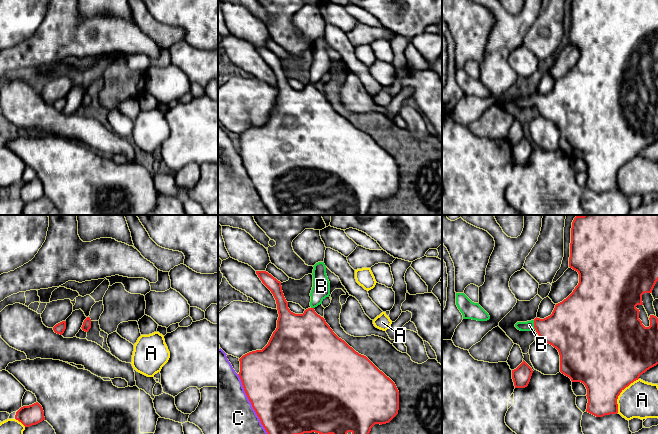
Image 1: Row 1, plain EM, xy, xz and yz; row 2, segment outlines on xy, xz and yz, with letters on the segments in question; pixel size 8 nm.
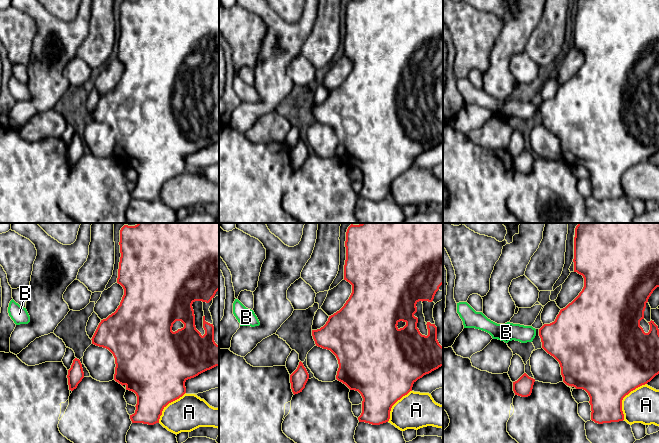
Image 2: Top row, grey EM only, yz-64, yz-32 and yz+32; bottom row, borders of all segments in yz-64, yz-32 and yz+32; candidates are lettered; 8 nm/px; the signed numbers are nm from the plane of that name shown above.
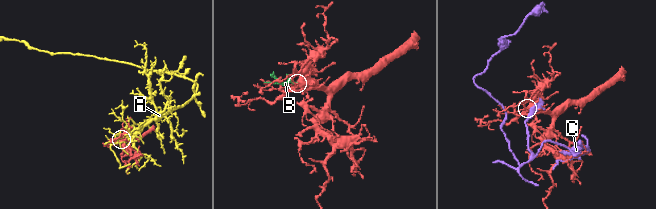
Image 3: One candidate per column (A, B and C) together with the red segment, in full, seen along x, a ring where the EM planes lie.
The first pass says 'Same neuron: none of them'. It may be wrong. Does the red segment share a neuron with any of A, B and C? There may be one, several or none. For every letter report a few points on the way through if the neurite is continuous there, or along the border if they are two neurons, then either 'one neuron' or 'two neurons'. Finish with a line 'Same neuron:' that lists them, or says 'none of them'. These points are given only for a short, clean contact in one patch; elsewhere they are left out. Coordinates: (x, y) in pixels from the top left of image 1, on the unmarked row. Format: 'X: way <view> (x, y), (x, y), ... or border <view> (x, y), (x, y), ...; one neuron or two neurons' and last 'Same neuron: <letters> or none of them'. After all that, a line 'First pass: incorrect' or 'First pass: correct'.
A: two neurons
B: way yz (565, 104), (534, 101), (529, 101); one neuron
C: two neurons
Same neuron: B
First pass: incorrect

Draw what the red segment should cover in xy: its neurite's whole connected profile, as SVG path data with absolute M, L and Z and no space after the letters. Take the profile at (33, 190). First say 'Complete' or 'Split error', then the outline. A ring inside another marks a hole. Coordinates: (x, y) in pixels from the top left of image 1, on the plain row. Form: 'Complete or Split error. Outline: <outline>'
Complete. Outline: M36 178L32 181L21 183L16 188L15 195L25 203L30 203L45 196L44 187L42 182Z

